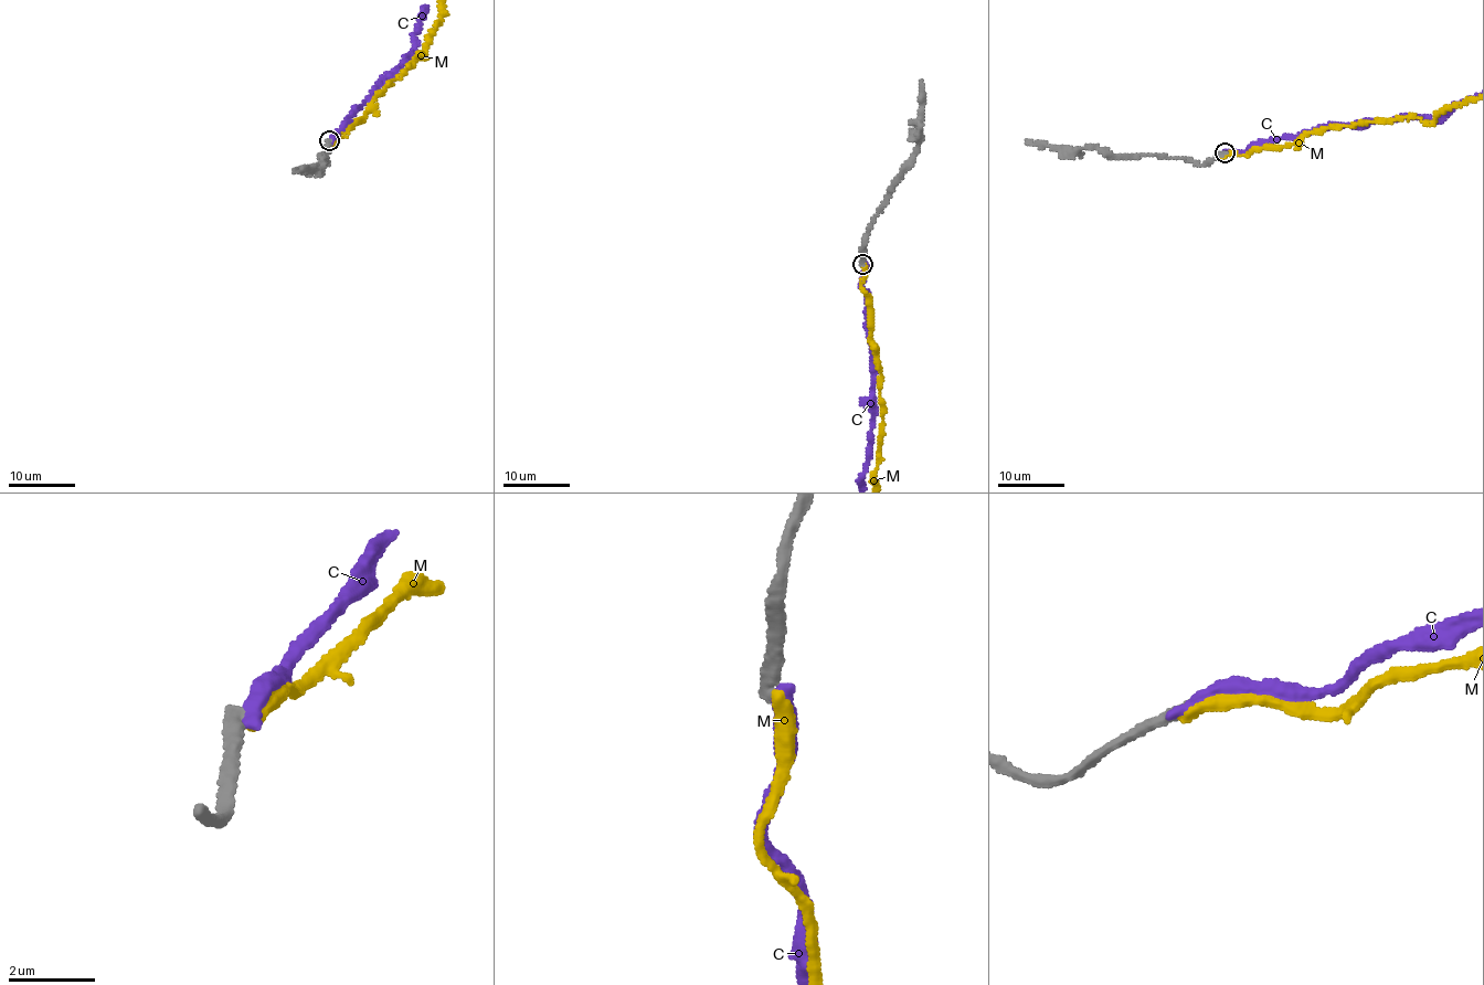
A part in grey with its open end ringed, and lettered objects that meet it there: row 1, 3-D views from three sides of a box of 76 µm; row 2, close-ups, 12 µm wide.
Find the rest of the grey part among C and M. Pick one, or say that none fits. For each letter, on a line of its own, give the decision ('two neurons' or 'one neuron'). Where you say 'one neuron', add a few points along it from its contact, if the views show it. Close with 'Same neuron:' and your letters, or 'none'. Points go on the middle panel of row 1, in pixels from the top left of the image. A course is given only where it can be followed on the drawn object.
C: two neurons
M: two neurons
Same neuron: none

